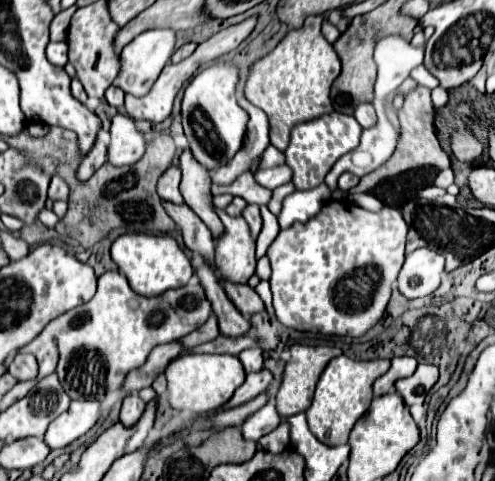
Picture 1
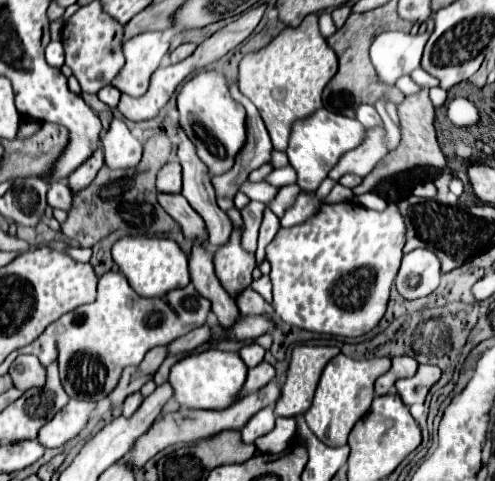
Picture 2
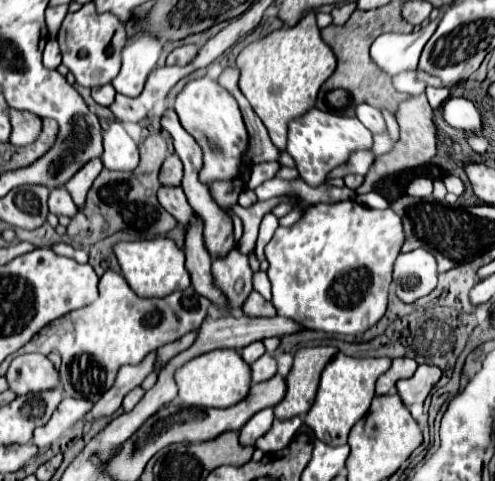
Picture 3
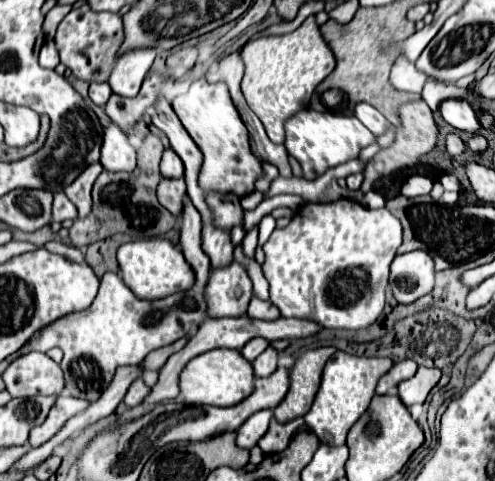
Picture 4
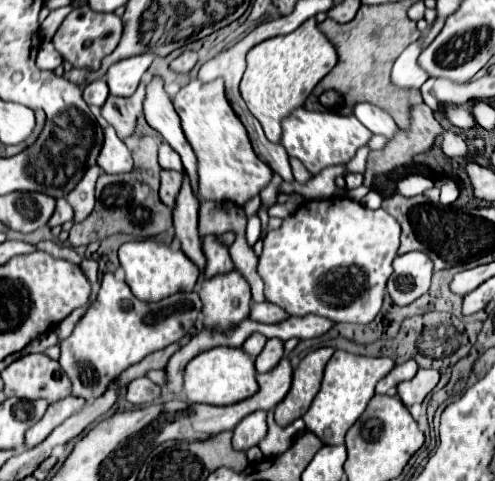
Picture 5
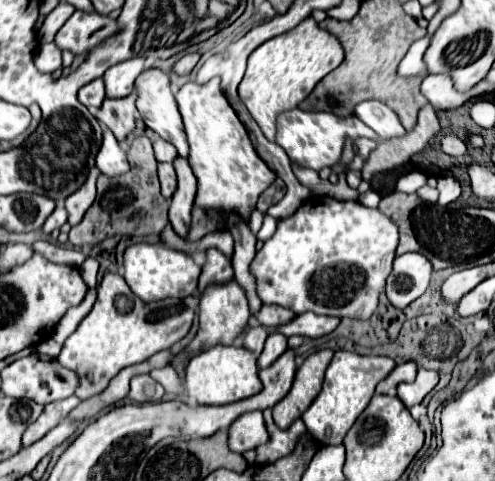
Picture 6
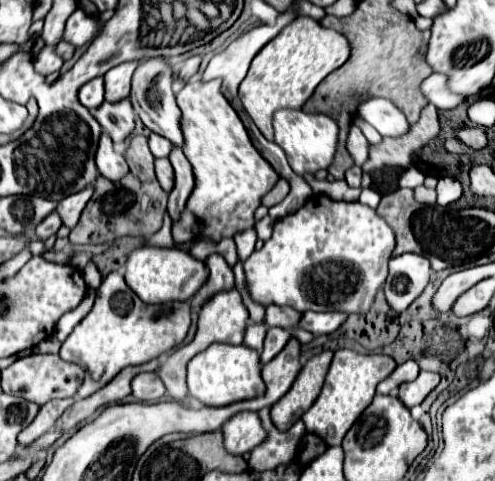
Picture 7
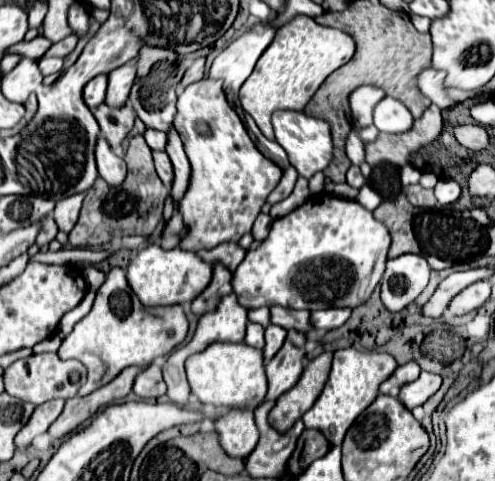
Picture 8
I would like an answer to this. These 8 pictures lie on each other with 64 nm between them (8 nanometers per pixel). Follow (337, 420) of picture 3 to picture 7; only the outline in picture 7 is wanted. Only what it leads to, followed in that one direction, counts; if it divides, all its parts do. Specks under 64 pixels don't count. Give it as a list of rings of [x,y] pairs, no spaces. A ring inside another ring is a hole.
[[[338,350],[330,364],[320,396],[316,398],[312,408],[302,416],[306,430],[318,434],[328,446],[340,446],[350,426],[372,402],[378,382],[390,376],[394,368],[396,368],[394,358],[386,354],[358,354],[354,350]]]

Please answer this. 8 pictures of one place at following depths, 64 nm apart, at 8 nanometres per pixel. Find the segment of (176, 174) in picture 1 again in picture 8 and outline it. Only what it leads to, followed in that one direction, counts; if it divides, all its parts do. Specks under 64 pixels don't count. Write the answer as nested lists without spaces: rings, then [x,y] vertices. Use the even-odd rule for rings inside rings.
[[[146,128],[144,138],[146,138],[146,142],[148,142],[148,146],[150,146],[152,150],[164,150],[164,148],[166,148],[166,136],[164,136],[164,132],[160,132],[160,130]]]

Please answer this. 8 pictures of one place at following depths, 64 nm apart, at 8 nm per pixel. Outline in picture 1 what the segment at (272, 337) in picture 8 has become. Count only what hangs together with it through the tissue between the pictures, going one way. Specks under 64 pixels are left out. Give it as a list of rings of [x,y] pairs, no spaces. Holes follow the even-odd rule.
[[[262,368],[262,370],[258,370],[258,372],[250,372],[250,374],[246,376],[246,382],[234,392],[232,400],[230,400],[226,406],[222,406],[220,410],[234,408],[234,406],[240,406],[240,404],[252,400],[254,396],[258,396],[260,392],[264,392],[264,390],[270,386],[272,380],[274,380],[274,376],[272,376],[272,372],[266,370],[266,368]]]

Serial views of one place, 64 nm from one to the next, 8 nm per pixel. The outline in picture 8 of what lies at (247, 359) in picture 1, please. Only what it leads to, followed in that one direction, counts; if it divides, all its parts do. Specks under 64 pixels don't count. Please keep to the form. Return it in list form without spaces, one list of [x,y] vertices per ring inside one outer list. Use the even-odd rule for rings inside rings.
[[[248,322],[244,342],[248,346],[254,346],[254,348],[264,348],[264,326],[254,324],[254,322]]]

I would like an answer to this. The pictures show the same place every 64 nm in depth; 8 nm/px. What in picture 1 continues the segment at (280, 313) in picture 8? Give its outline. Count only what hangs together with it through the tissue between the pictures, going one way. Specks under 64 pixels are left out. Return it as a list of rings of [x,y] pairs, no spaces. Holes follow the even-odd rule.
[[[222,280],[222,286],[224,286],[228,298],[234,302],[234,306],[236,306],[246,318],[250,318],[250,316],[256,314],[256,312],[266,310],[262,298],[260,298],[260,296],[254,292],[254,288],[250,288],[248,284],[244,284],[244,286],[242,286],[242,284],[236,284],[236,286],[234,286],[234,284]]]

